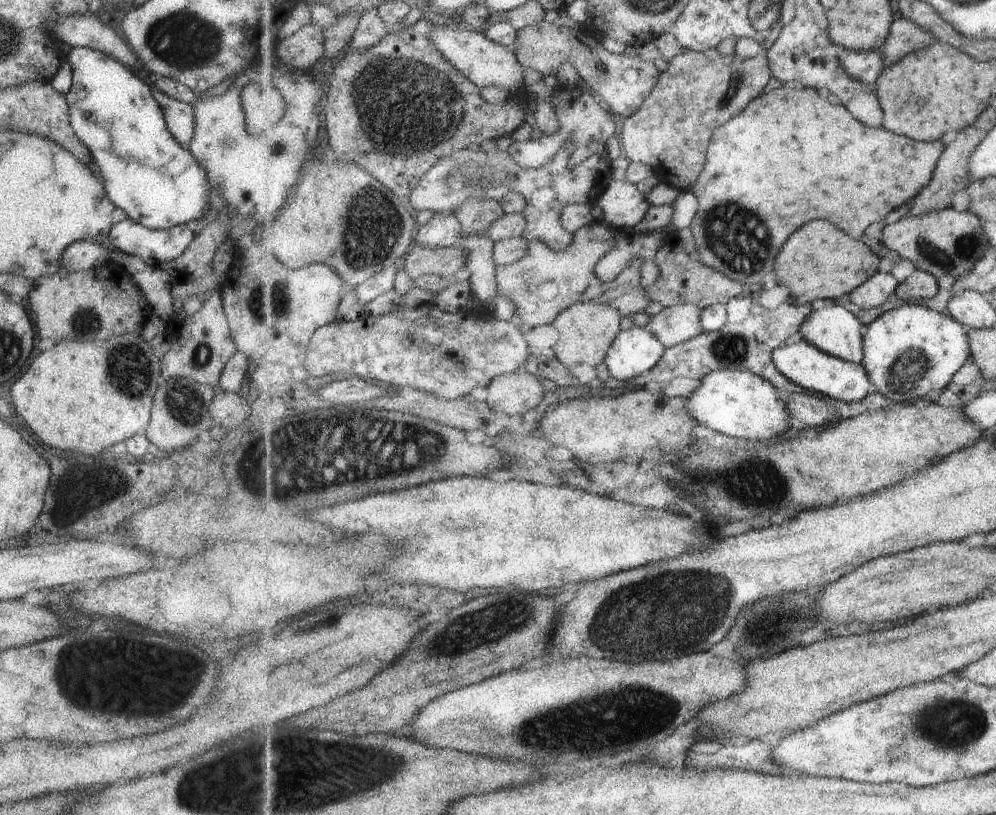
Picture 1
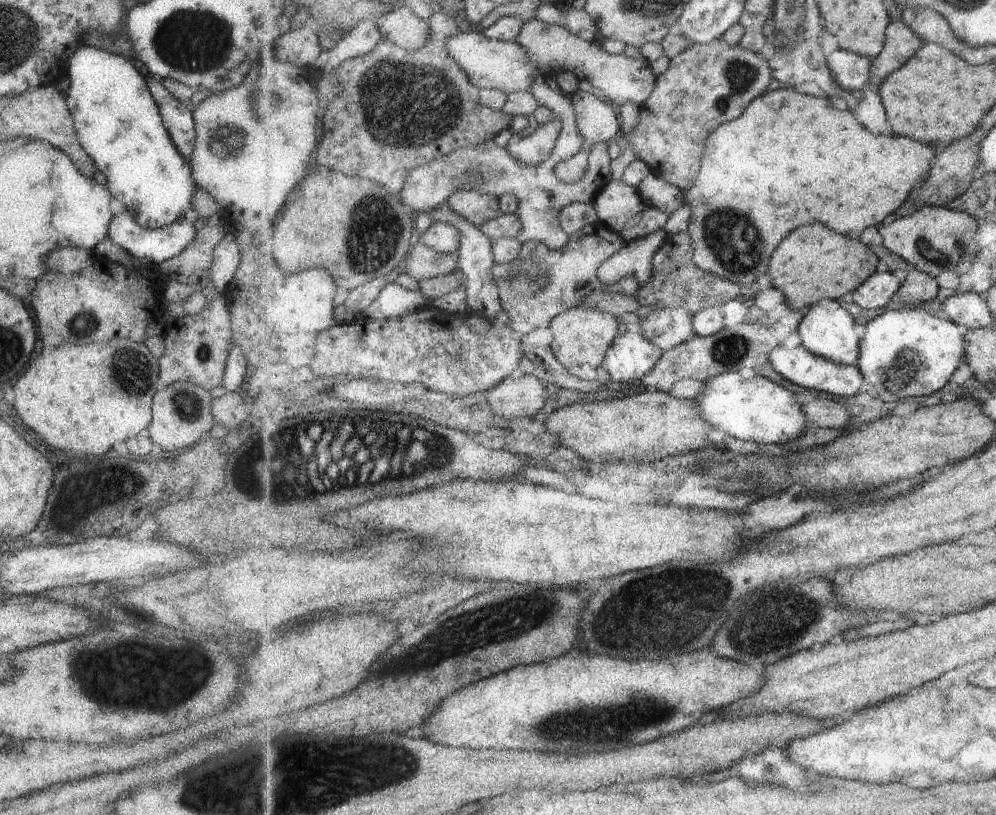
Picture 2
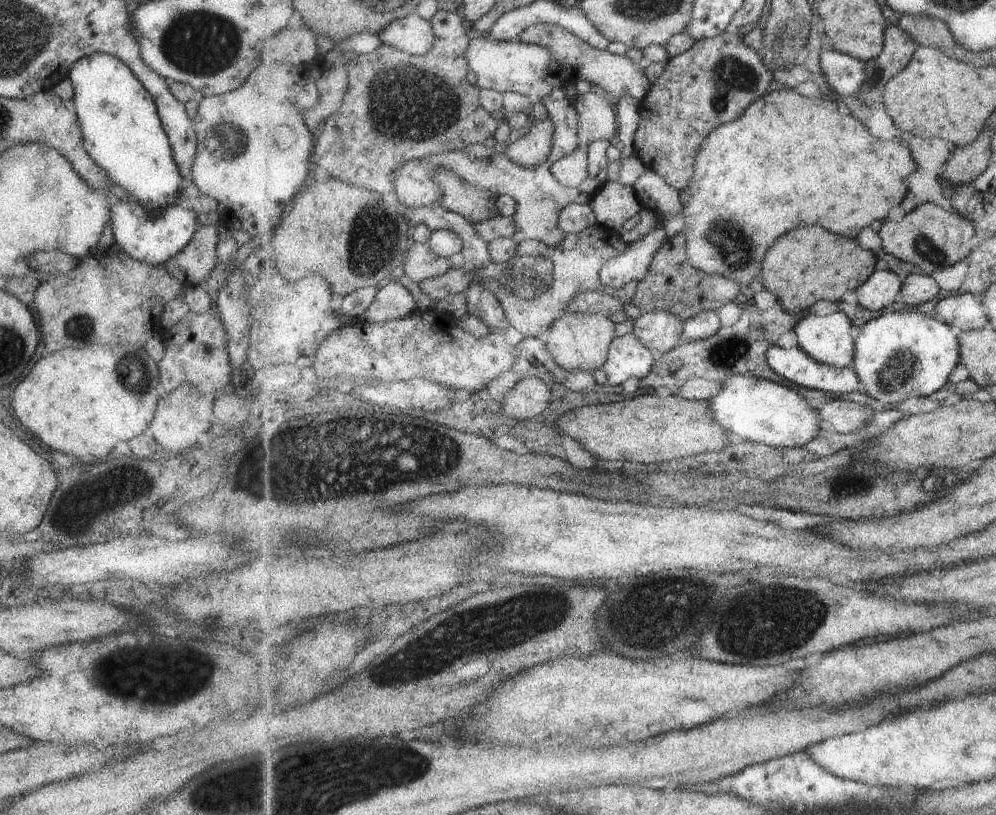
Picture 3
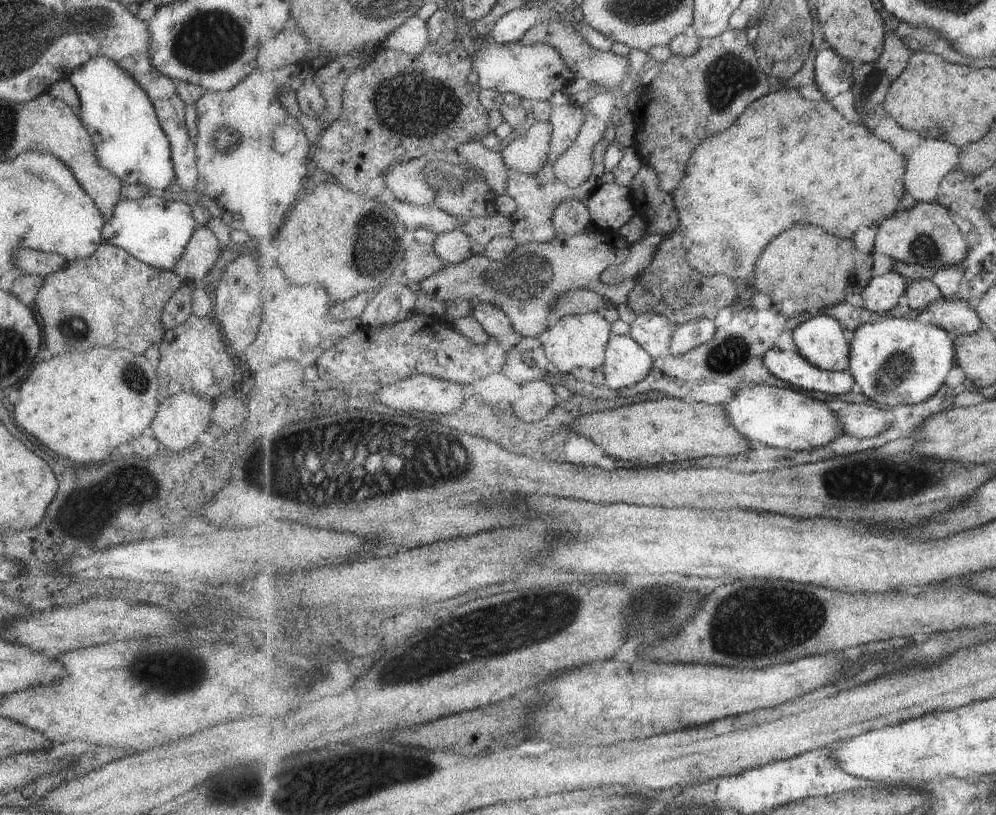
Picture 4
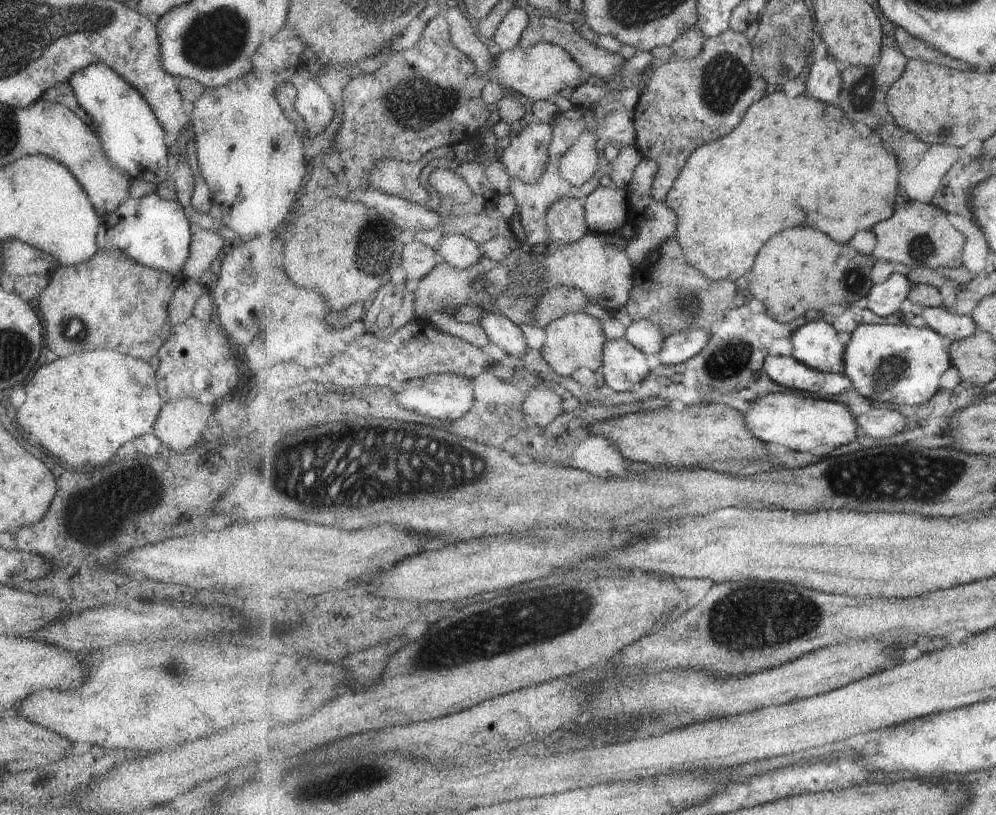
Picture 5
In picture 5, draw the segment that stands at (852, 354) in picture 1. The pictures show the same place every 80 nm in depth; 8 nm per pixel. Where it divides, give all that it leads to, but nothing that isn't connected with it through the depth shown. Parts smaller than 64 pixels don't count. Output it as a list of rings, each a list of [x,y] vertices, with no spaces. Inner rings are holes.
[[[809,319],[809,324],[799,327],[791,335],[794,349],[792,356],[800,360],[803,364],[811,368],[826,373],[843,373],[845,370],[845,349],[846,345],[839,339],[837,329],[826,320],[813,322]]]

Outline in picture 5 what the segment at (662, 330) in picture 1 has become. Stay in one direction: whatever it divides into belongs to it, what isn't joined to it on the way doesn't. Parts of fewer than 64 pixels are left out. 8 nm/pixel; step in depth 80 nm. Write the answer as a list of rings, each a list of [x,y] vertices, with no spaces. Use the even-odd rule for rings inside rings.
[[[649,319],[632,321],[626,332],[626,339],[646,355],[658,354],[661,357],[664,355],[665,338],[661,327]]]

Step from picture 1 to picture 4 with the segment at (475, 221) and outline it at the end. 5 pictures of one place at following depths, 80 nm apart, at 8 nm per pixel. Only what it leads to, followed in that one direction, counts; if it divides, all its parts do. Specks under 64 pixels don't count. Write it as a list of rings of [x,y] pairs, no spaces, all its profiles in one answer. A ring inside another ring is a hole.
[[[430,159],[426,161],[420,172],[426,184],[429,184],[429,187],[435,192],[433,204],[435,208],[444,210],[456,217],[463,217],[465,222],[475,217],[488,217],[498,213],[496,200],[499,196],[487,186],[483,179],[478,179],[477,175],[470,175],[467,173],[468,168],[465,165],[454,165],[447,161],[443,161],[443,159]],[[435,170],[443,171],[446,175],[450,176],[450,180],[446,181],[446,184],[443,185],[440,181],[436,180],[433,174]],[[459,185],[464,186],[463,191],[458,190]]]

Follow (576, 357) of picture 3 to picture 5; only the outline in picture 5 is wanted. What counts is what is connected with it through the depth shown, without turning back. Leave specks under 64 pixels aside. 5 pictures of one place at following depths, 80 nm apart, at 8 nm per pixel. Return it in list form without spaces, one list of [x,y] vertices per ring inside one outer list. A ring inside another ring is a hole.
[[[581,312],[569,313],[560,319],[550,322],[545,328],[546,339],[541,348],[543,358],[562,377],[569,377],[577,368],[584,366],[597,372],[604,366],[605,343],[608,338],[600,320]]]

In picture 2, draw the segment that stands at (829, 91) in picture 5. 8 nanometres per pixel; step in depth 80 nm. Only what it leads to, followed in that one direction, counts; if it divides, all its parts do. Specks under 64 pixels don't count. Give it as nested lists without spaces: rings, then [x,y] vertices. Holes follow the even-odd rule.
[[[838,48],[826,56],[838,85],[846,91],[866,91],[872,76],[872,58]]]

